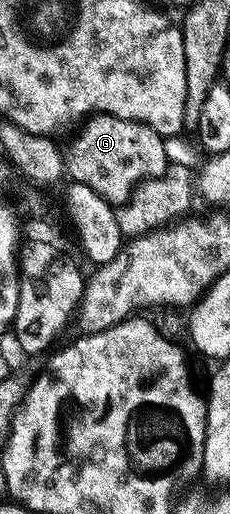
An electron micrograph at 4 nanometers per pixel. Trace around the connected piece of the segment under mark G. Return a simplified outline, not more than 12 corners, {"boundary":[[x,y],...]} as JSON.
{"boundary":[[97,112],[63,147],[64,174],[127,202],[170,164],[165,135]]}

